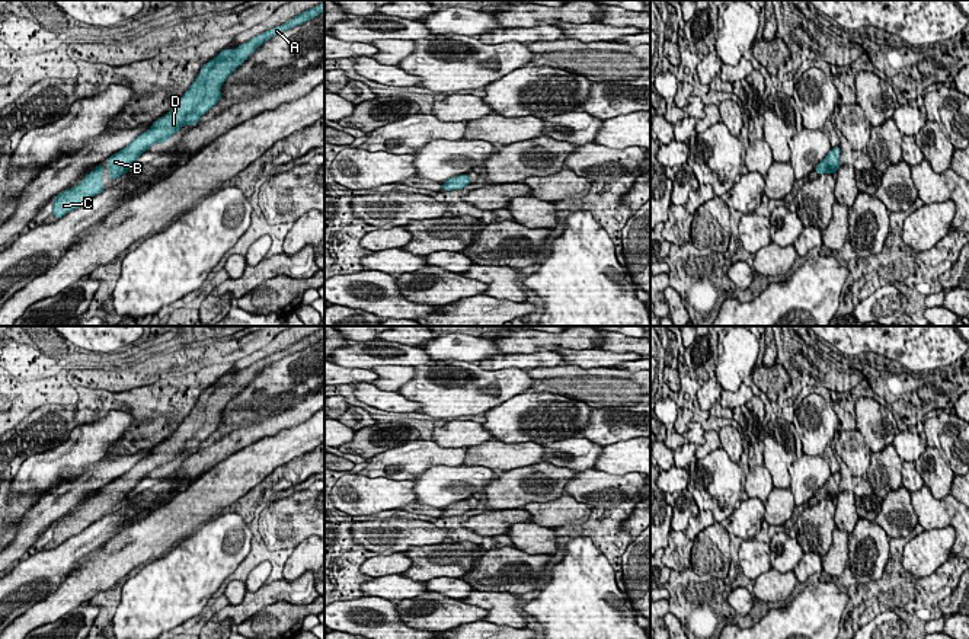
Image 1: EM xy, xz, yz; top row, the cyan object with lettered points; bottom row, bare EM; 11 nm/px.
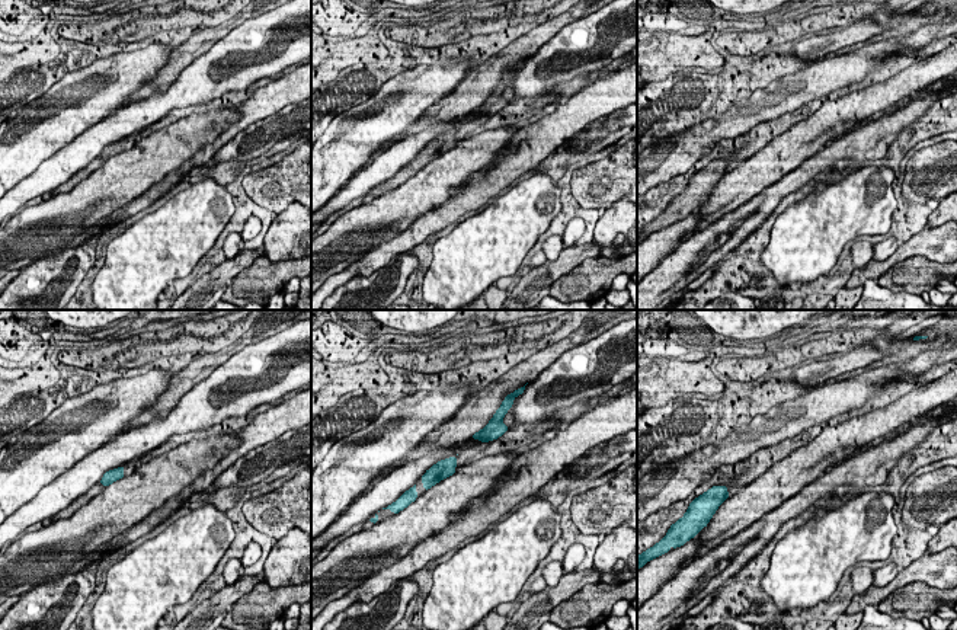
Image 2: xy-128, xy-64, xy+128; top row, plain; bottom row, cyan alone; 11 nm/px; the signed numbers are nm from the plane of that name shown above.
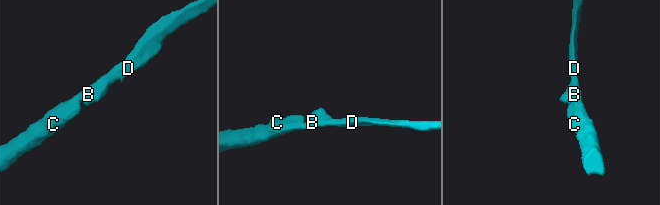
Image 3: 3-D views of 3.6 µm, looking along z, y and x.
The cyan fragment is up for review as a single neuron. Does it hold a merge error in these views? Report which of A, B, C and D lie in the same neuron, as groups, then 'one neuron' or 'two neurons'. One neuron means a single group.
A B C D; one neuron

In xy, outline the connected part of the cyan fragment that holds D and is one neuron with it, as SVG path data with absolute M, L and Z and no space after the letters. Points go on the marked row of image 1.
M324 1L310 10L303 12L287 23L269 29L249 42L239 45L236 49L223 49L215 58L210 60L201 68L196 80L189 86L176 106L169 114L154 121L151 128L138 135L131 144L121 151L108 157L109 178L116 180L122 173L143 156L144 150L156 143L166 143L170 135L179 131L183 125L192 125L218 103L221 93L220 87L226 79L265 41L279 35L281 32L298 26L308 19L313 19L324 12Z

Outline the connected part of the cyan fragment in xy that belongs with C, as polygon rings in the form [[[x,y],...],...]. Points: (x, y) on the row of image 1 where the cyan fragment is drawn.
[[[96,166],[93,172],[86,175],[83,180],[73,189],[65,189],[54,199],[52,214],[61,218],[67,213],[81,207],[89,199],[103,191],[103,166]]]

